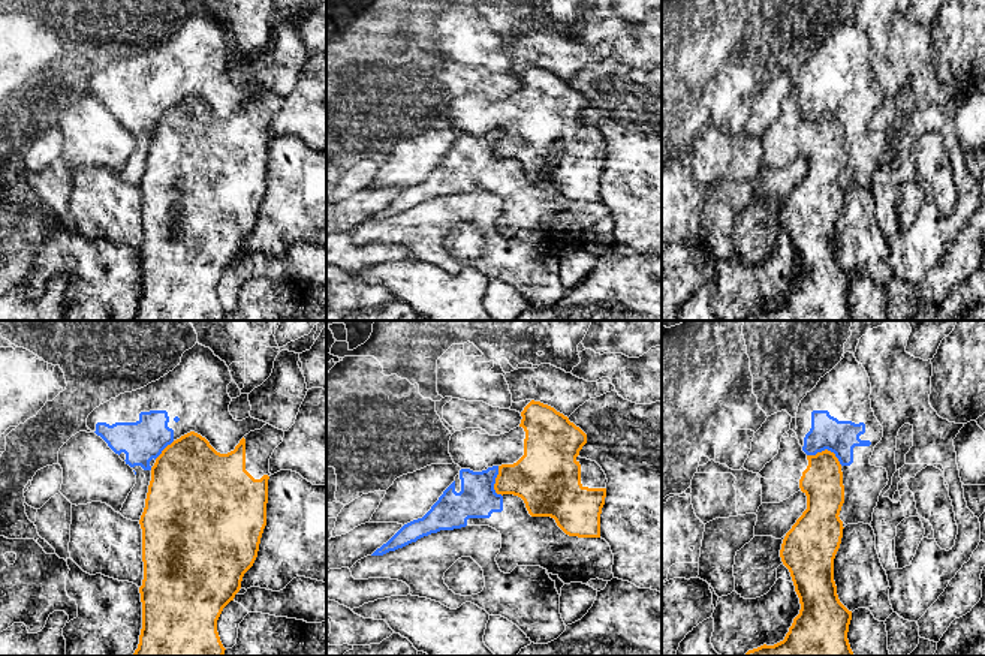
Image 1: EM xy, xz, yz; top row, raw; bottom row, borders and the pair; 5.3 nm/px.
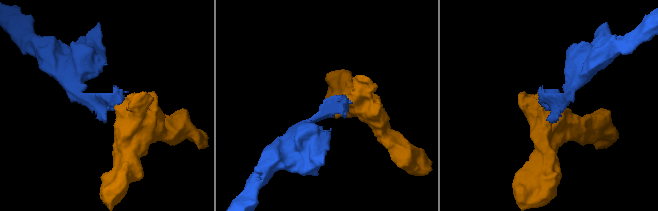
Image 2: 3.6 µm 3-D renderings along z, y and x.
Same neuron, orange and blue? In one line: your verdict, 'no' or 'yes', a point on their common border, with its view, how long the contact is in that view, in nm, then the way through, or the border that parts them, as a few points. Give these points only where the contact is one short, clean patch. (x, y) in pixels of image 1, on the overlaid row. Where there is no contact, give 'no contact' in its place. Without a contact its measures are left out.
no; meets orange in yz at (827, 450); contact 200 nm long; border along yz (807, 454), (830, 450), (842, 465)

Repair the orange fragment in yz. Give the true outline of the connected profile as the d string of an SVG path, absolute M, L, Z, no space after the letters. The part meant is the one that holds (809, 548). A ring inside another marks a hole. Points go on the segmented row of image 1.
M793 430L783 434L778 454L759 472L762 503L780 503L798 491L807 496L807 509L786 533L780 557L789 569L801 610L784 640L760 646L744 656L855 656L849 640L852 611L838 599L834 581L834 559L843 538L840 511L844 503L841 464L834 452L825 449L807 455Z

